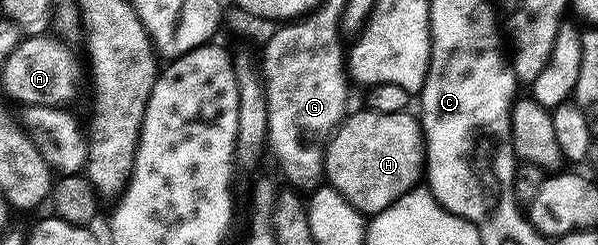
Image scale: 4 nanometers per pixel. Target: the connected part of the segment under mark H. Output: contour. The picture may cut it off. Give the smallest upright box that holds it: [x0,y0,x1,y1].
[324,108,426,216]

